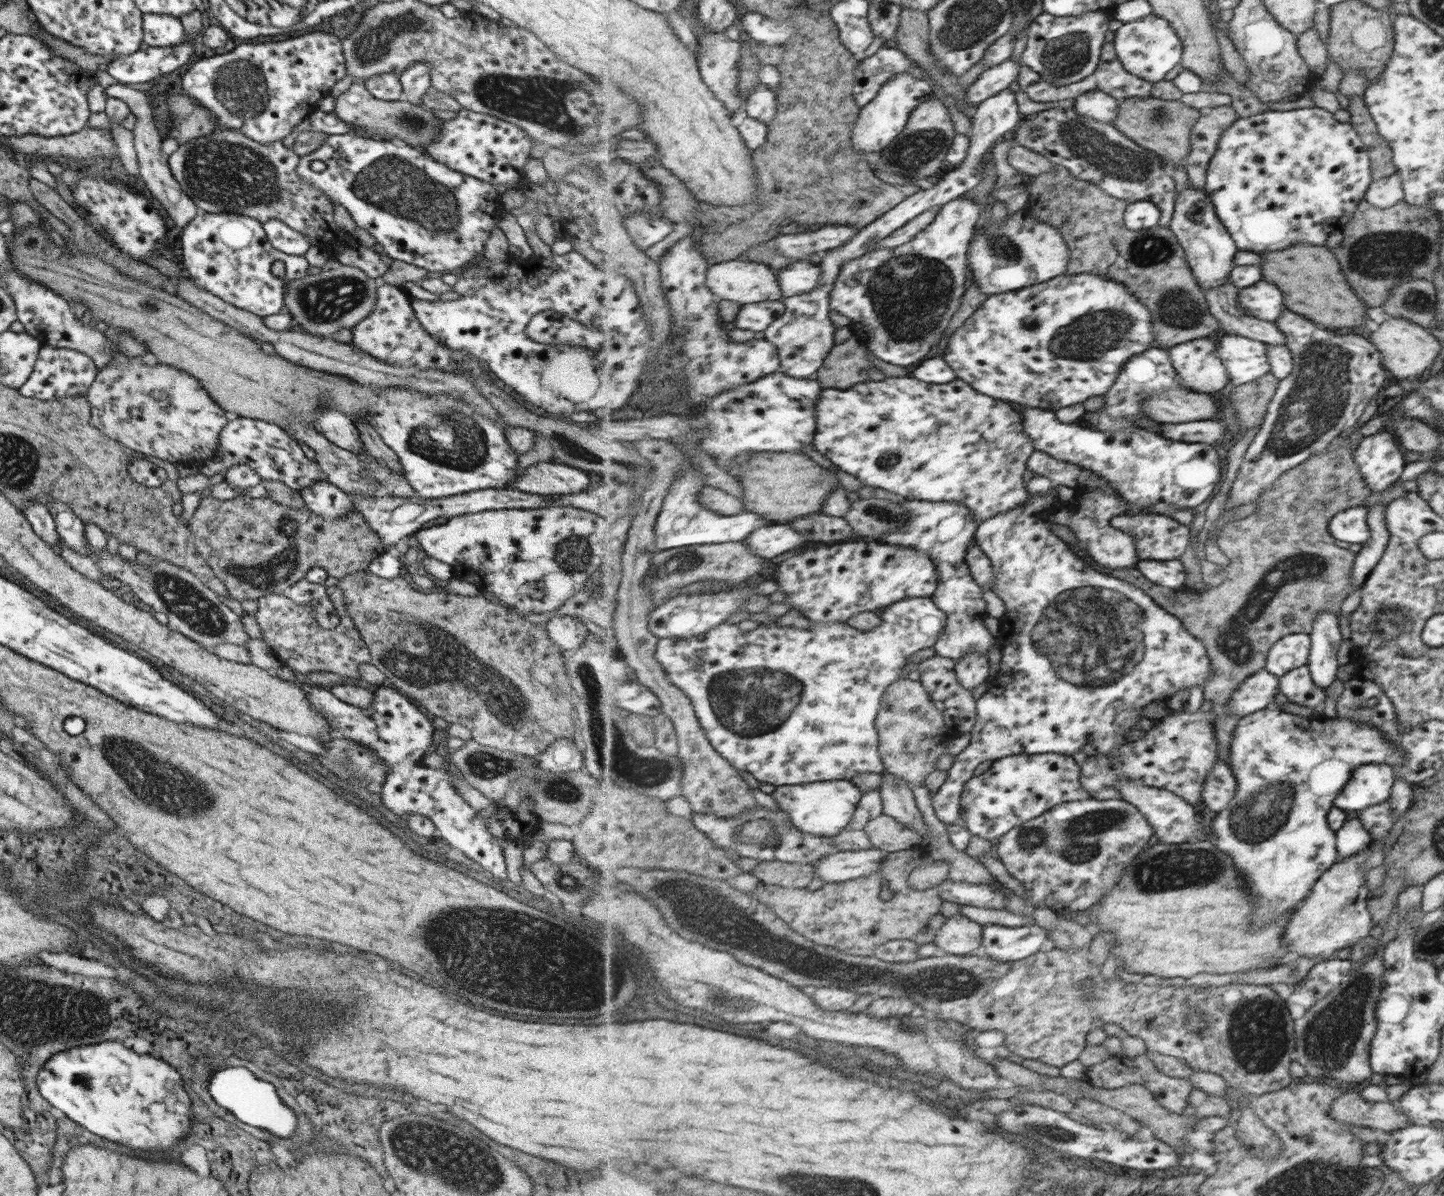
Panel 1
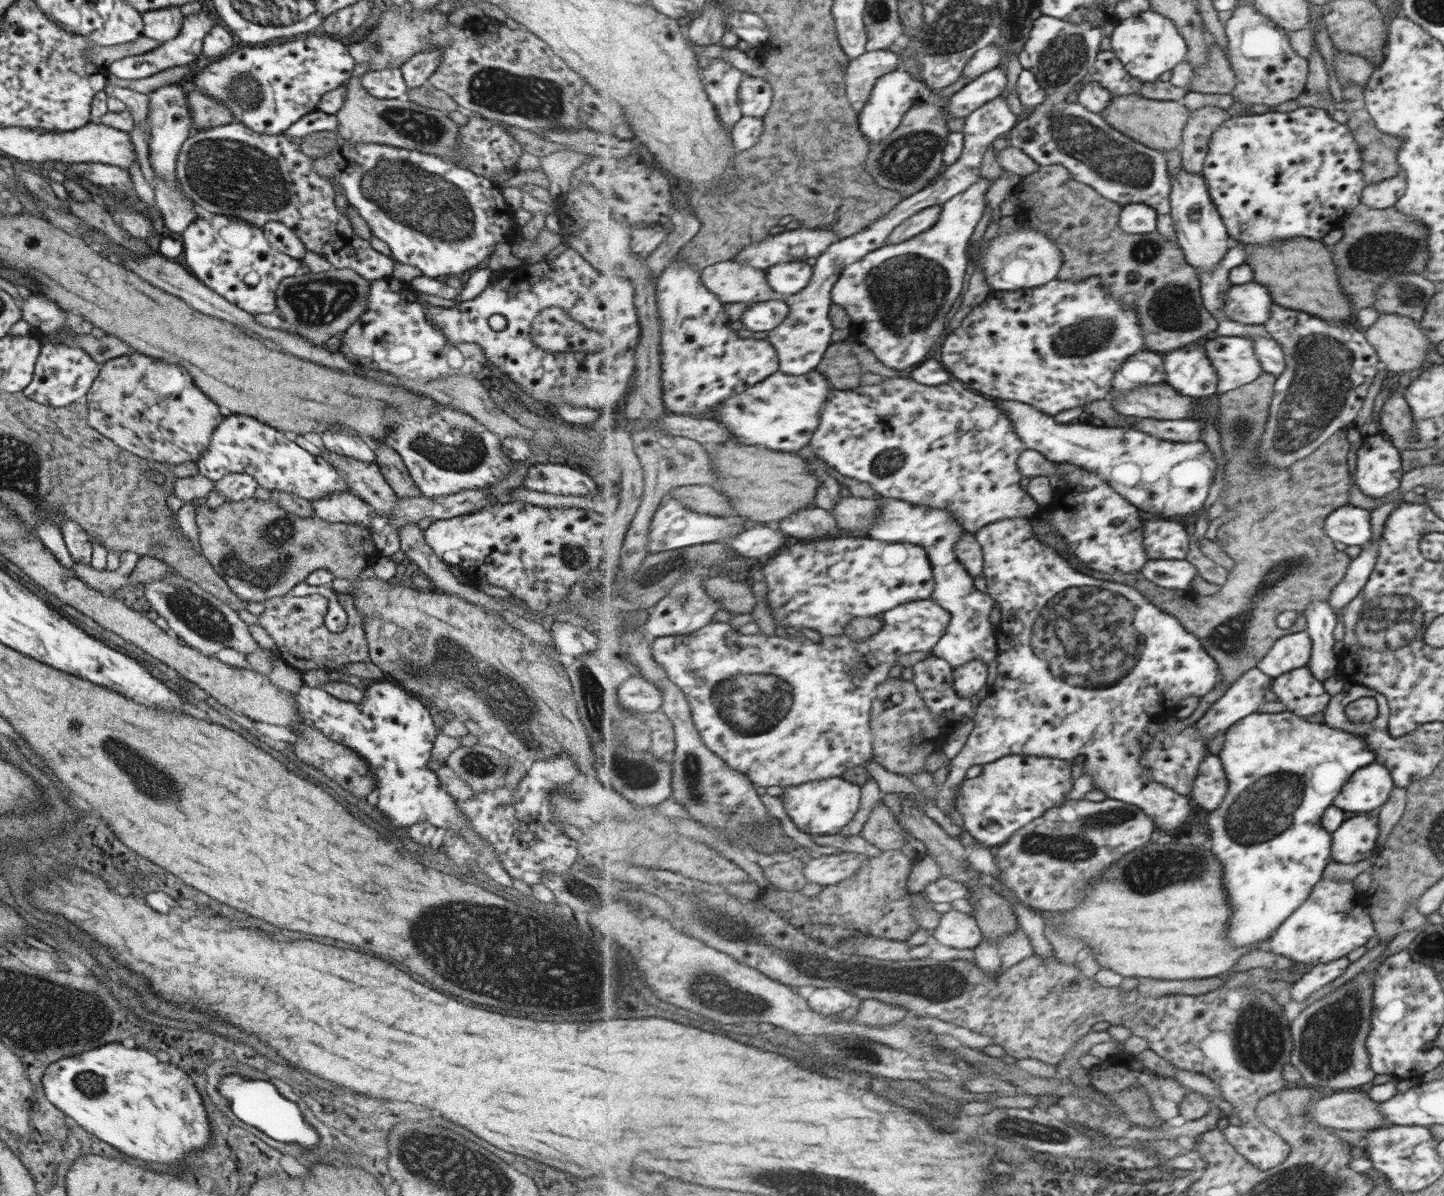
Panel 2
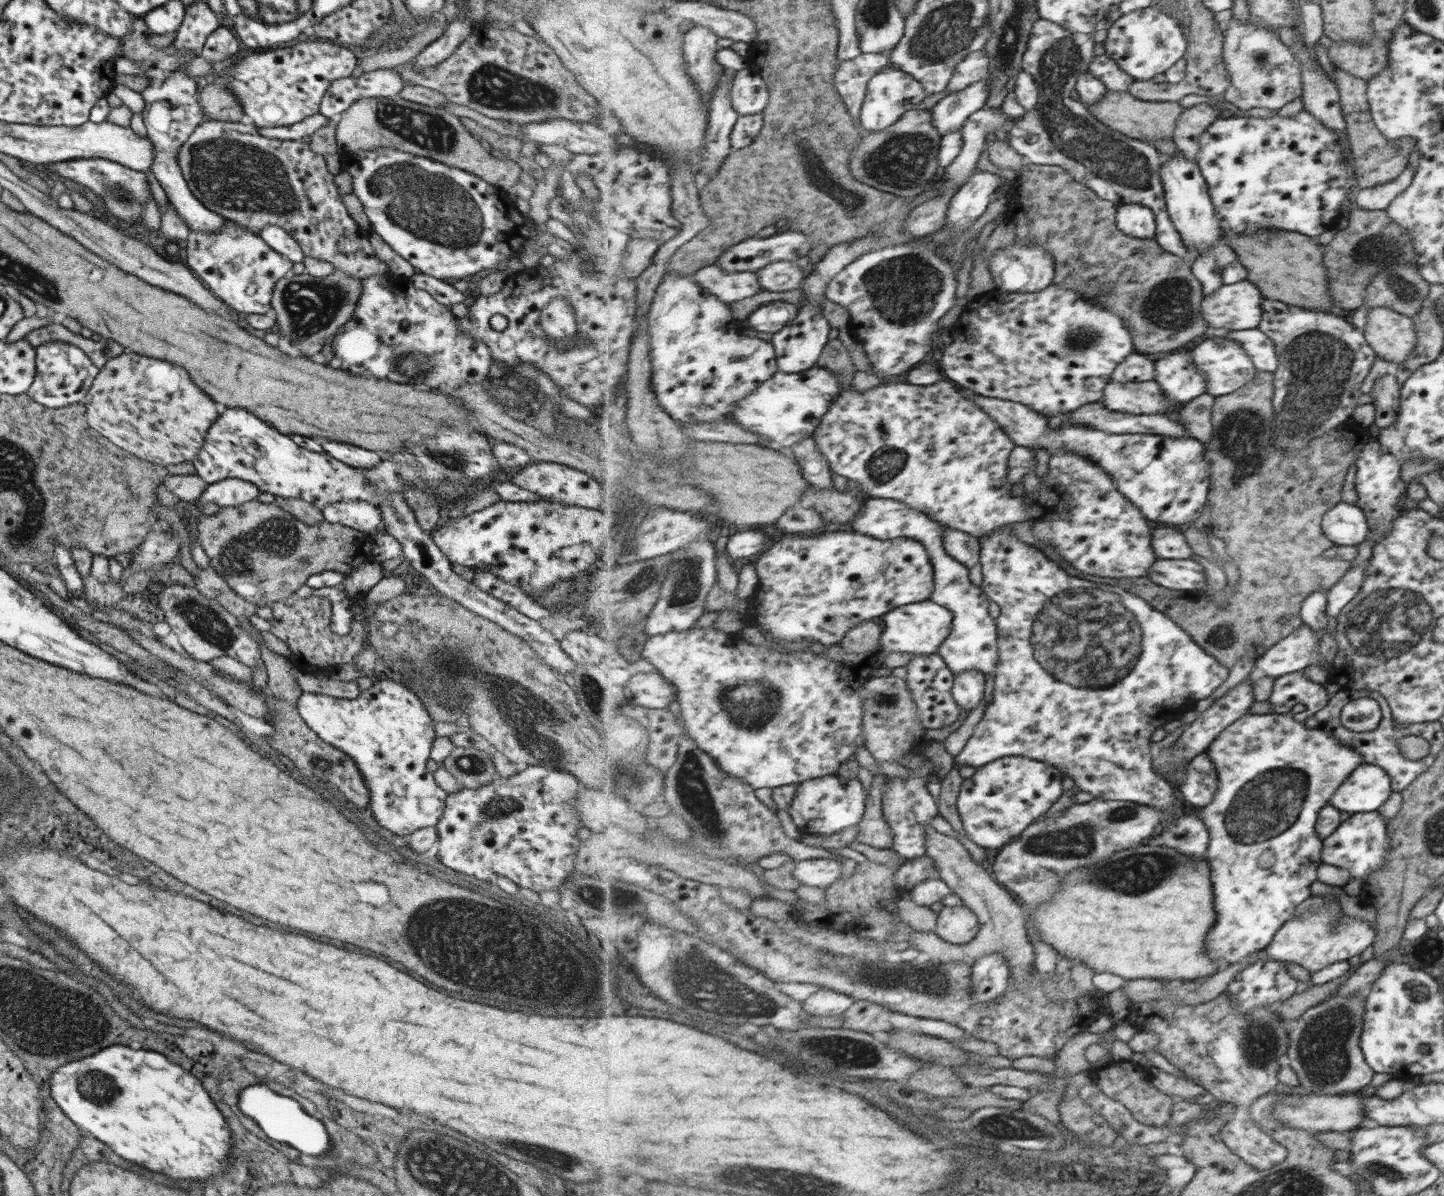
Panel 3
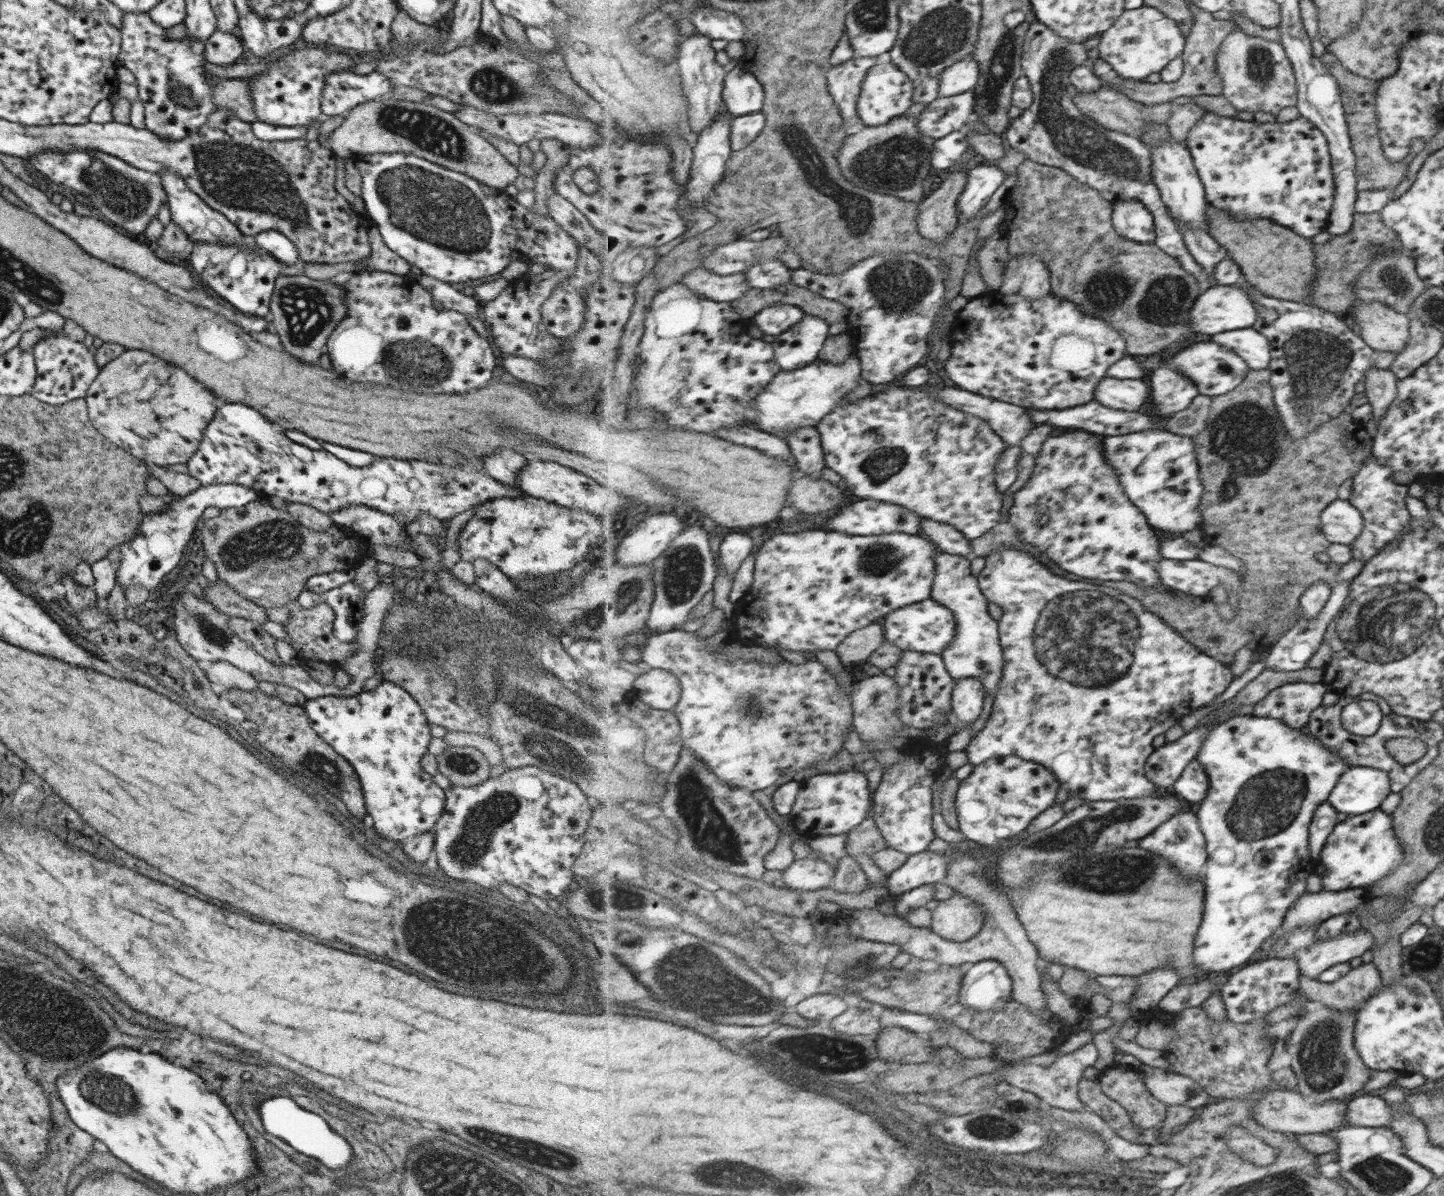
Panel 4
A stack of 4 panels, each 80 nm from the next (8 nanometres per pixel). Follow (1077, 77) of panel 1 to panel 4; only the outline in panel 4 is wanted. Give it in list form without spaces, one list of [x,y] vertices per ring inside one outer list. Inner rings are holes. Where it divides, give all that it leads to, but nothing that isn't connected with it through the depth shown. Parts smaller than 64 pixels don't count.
[[[1036,21],[1029,28],[1023,47],[1022,68],[1033,86],[1034,104],[1022,111],[1019,119],[1014,120],[1006,130],[1006,145],[1039,164],[1066,170],[1081,182],[1096,188],[1108,201],[1142,202],[1154,217],[1156,246],[1177,258],[1190,275],[1197,277],[1206,292],[1219,283],[1211,280],[1204,268],[1195,261],[1186,246],[1185,236],[1162,199],[1162,191],[1154,181],[1151,146],[1141,142],[1139,137],[1109,130],[1083,114],[1079,108],[1063,110],[1067,86],[1072,84],[1072,70],[1076,66],[1089,64],[1089,56],[1089,50],[1085,49],[1083,42],[1071,42],[1045,23]]]

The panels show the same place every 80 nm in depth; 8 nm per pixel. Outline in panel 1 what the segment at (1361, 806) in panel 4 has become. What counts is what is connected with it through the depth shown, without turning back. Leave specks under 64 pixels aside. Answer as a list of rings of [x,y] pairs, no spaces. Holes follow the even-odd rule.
[[[1387,764],[1363,765],[1351,774],[1333,806],[1353,812],[1387,801],[1393,781],[1393,770]]]

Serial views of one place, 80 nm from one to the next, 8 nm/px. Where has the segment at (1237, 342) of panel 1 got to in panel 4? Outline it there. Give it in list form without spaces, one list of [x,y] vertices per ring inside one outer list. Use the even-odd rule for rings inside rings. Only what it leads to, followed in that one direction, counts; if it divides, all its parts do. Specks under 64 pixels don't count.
[[[1211,340],[1193,344],[1193,348],[1187,348],[1179,352],[1177,356],[1164,356],[1164,361],[1169,362],[1171,367],[1175,367],[1176,370],[1196,382],[1199,394],[1210,397],[1218,397],[1237,389],[1246,380],[1247,373],[1251,370],[1251,367],[1247,365],[1247,360],[1239,357],[1235,351]]]

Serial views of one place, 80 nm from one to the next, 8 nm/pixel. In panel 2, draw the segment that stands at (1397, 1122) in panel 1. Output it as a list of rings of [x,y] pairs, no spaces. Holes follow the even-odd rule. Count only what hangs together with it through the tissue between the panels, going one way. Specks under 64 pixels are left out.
[[[1338,1091],[1313,1102],[1310,1118],[1319,1126],[1344,1130],[1371,1130],[1390,1124],[1376,1110],[1376,1103],[1365,1093]]]

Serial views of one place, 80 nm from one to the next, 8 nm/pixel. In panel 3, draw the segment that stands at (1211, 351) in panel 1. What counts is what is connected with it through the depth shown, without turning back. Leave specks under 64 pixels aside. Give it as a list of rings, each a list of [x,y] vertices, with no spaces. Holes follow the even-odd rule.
[[[1181,352],[1173,356],[1158,358],[1156,377],[1154,378],[1164,393],[1171,400],[1180,404],[1189,404],[1197,396],[1207,393],[1208,382],[1204,374],[1200,372],[1191,352]]]

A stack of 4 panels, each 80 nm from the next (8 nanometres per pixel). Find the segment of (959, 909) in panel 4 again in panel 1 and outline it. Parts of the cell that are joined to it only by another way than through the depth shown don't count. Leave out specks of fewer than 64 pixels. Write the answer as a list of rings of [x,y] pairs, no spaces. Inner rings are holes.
[[[953,915],[937,930],[934,943],[940,953],[969,955],[981,951],[983,939],[984,925],[964,915]]]

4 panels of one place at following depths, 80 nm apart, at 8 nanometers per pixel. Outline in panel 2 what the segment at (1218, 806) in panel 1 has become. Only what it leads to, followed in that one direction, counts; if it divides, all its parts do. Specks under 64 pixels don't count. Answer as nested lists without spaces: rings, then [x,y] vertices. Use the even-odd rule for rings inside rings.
[[[1213,754],[1203,758],[1202,773],[1194,784],[1193,794],[1190,798],[1193,803],[1207,809],[1215,810],[1225,798],[1228,791],[1227,773],[1223,761]]]

